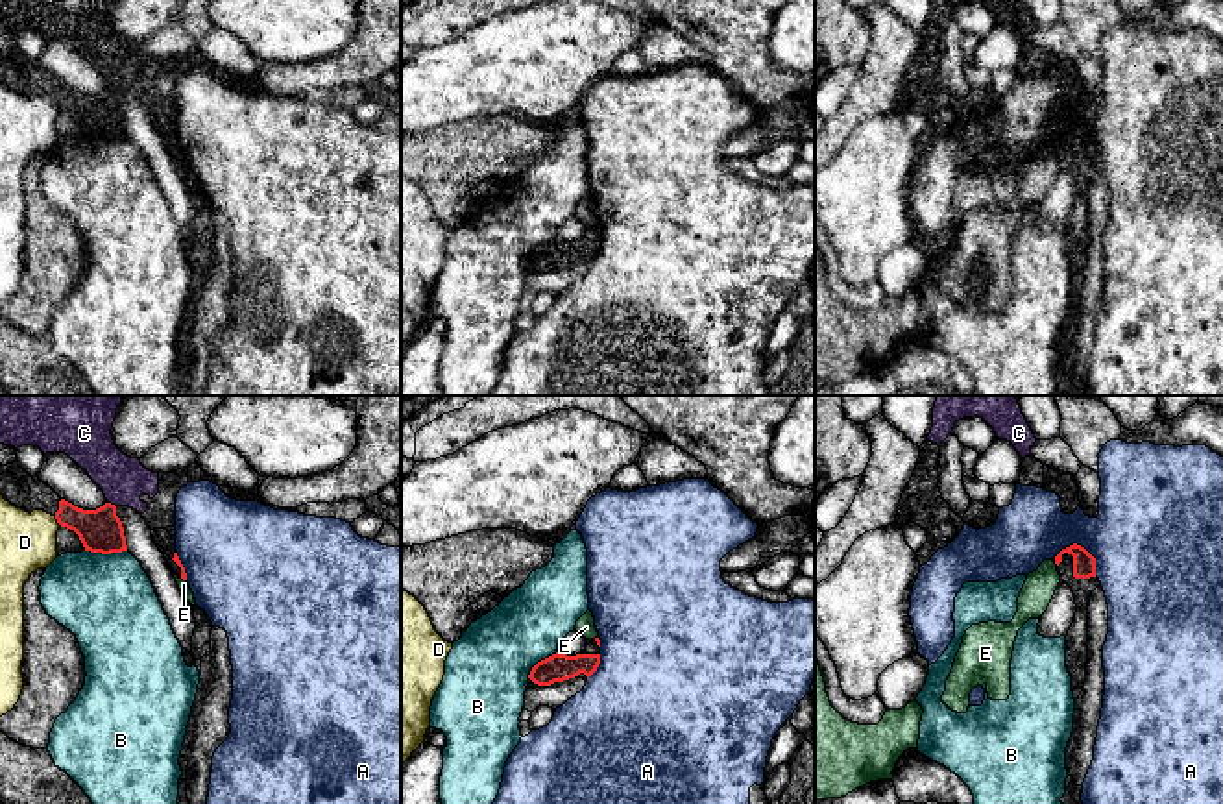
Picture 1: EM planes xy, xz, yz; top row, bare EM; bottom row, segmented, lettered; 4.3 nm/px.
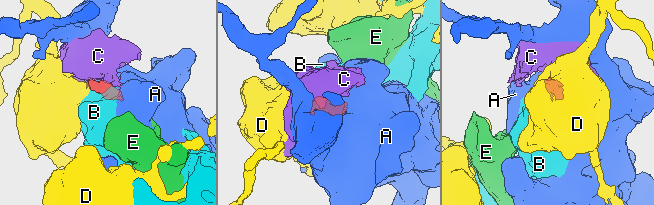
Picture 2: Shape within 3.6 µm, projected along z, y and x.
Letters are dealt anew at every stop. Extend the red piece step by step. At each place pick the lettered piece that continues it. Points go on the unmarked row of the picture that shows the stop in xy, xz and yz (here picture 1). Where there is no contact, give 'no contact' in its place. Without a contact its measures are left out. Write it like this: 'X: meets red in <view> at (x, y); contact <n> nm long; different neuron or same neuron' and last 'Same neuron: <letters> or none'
A: meets red in yz at (1083, 134); contact 200 nm long; different neuron
B: meets red in xy at (106, 139); contact 180 nm long; different neuron
C: meets red in xy at (109, 89); contact 50 nm long; same neuron
D: meets red in xy at (58, 108); contact 60 nm long; different neuron
E: meets red in xy at (183, 165); contact 30 nm long; different neuron
Same neuron: C

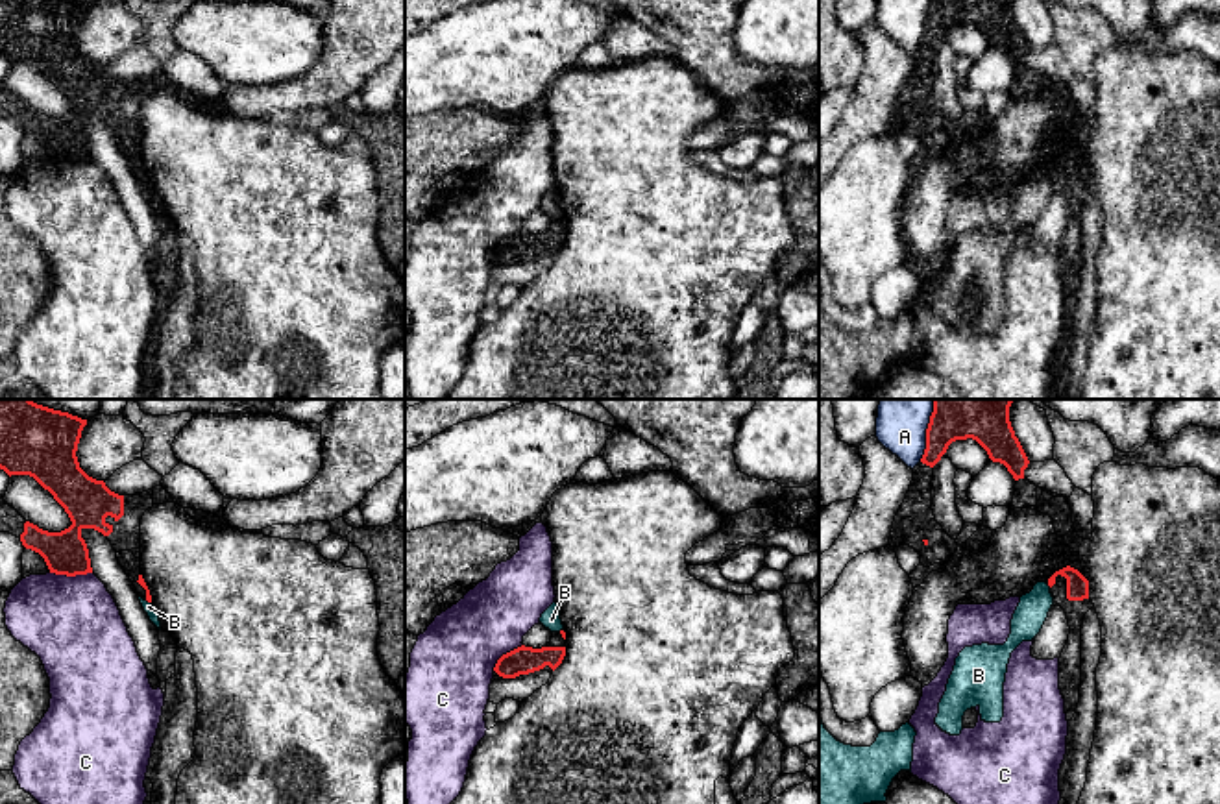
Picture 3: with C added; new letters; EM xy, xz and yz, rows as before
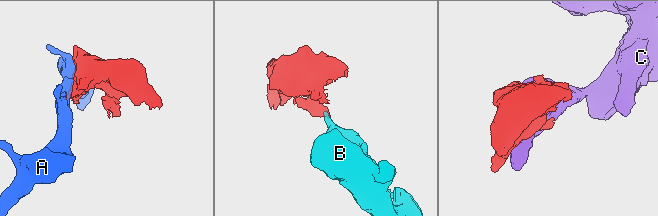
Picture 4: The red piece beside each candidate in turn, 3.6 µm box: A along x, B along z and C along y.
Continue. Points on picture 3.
A: meets red in yz at (927, 24); contact 220 nm long; different neuron
B: meets red in xy at (148, 187); contact 30 nm long; different neuron
C: meets red in xy at (71, 161); contact 180 nm long; different neuron
Same neuron: none

